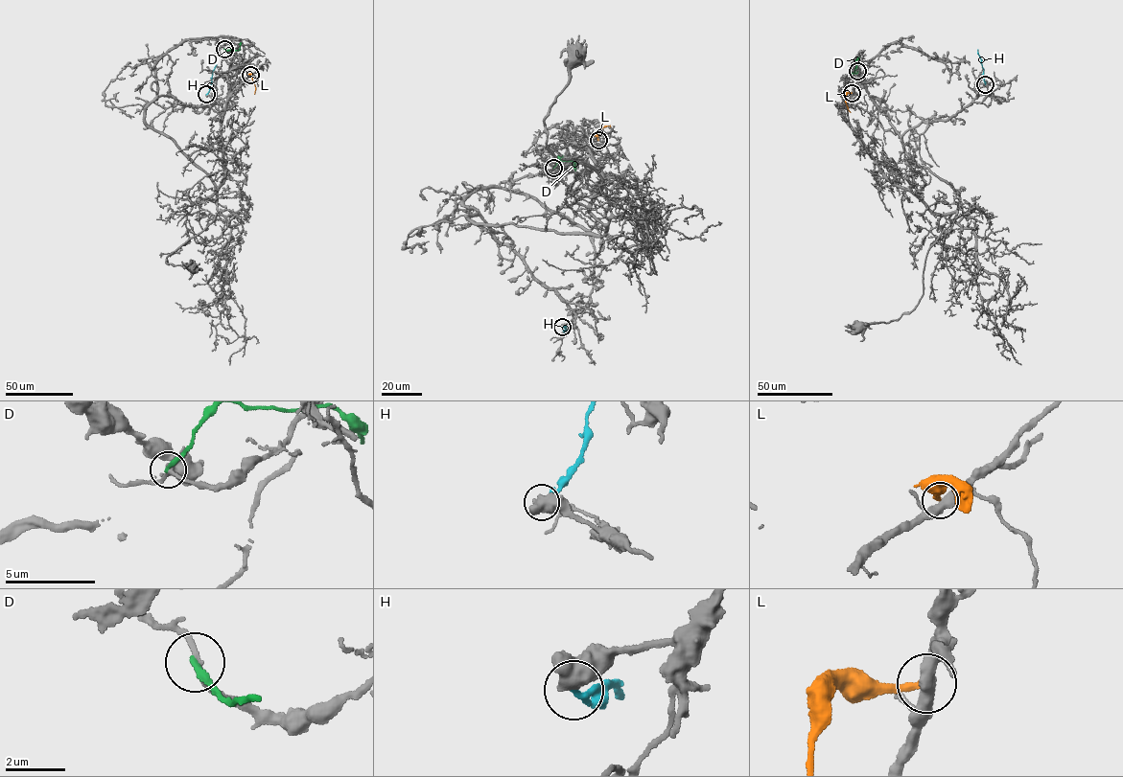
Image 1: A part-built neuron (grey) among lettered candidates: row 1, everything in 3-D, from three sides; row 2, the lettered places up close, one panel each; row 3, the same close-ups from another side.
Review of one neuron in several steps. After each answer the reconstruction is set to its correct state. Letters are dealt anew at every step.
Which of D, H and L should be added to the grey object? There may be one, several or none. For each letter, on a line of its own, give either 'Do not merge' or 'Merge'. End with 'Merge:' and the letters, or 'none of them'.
D: Do not merge
H: Do not merge
L: Do not merge
Merge: none of them

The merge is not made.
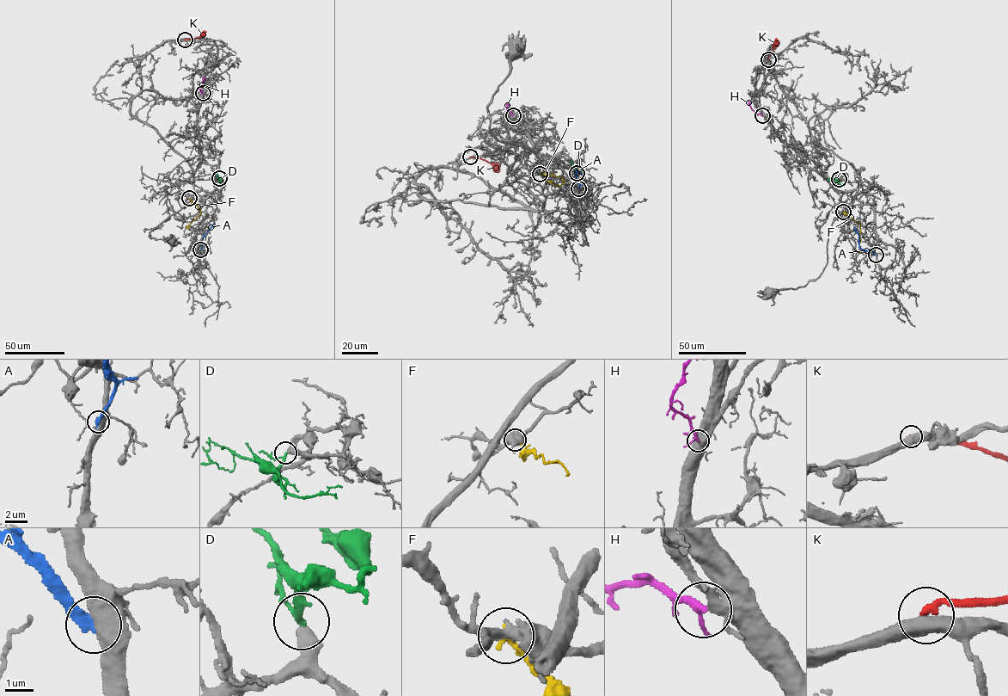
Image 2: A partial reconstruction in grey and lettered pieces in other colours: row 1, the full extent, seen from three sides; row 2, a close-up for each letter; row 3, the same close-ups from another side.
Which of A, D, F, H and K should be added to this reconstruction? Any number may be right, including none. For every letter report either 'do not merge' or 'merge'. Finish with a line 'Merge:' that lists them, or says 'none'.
A: do not merge
D: merge
F: do not merge
H: merge
K: do not merge
Merge: D, H

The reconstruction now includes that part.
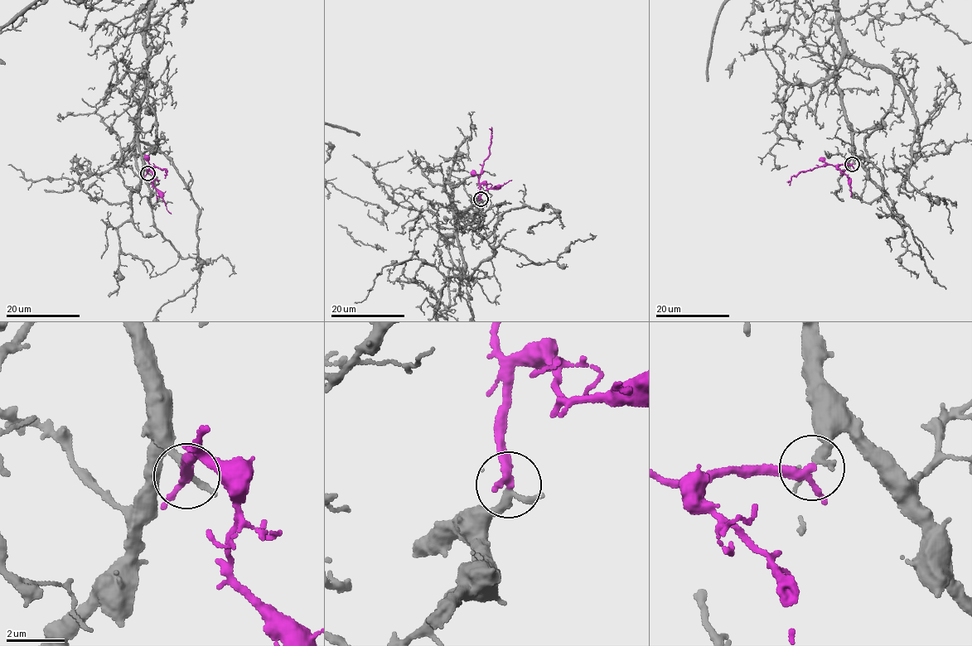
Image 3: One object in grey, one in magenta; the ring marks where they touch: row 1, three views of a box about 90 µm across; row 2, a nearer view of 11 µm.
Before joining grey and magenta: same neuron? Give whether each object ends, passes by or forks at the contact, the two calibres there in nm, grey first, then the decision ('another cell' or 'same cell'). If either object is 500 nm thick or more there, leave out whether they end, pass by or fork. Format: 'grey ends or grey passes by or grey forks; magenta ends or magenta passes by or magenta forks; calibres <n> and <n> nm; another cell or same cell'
grey passes by; magenta passes by; calibres 260 and 240 nm; same cell

